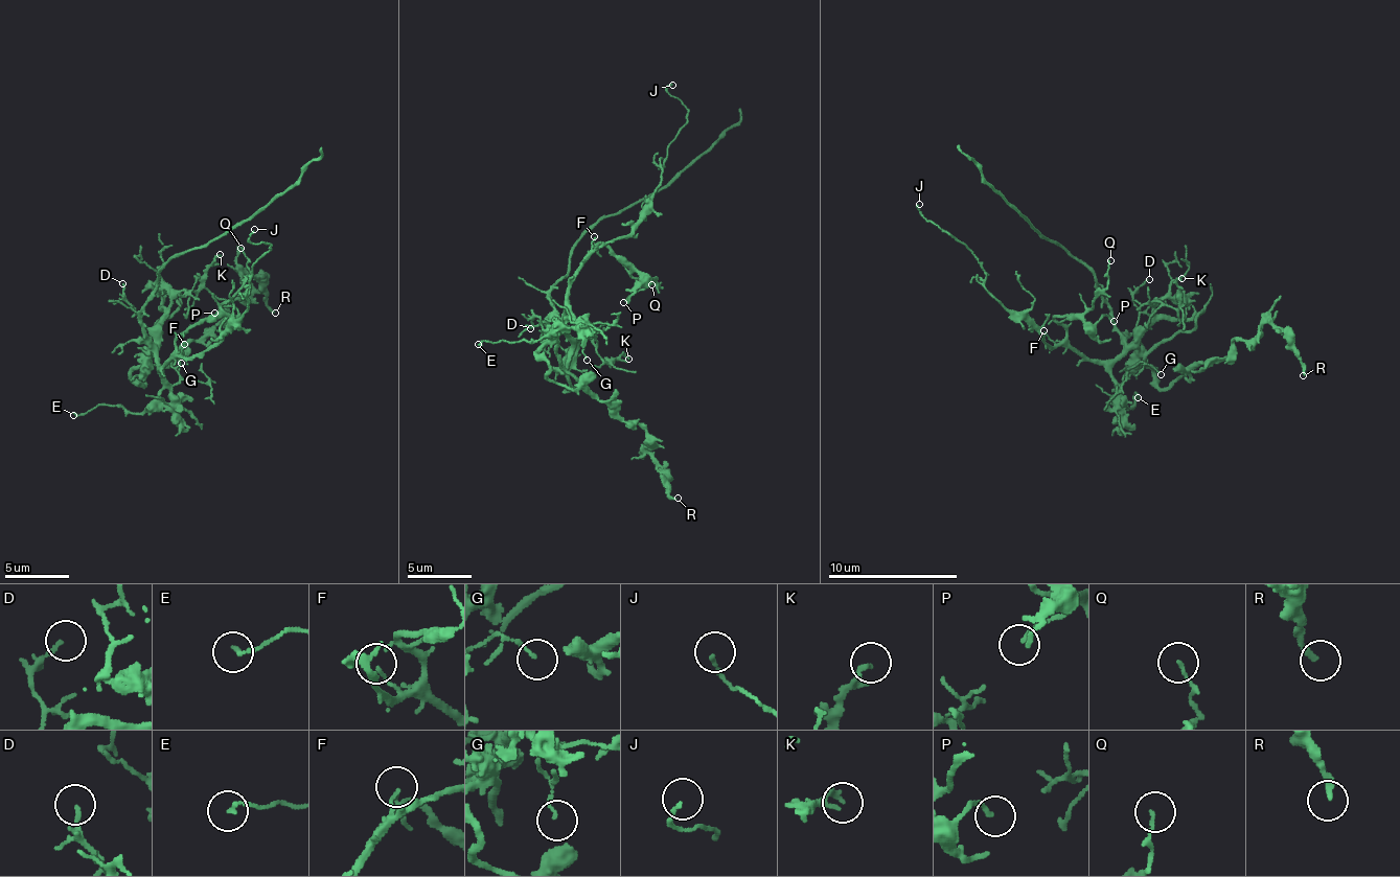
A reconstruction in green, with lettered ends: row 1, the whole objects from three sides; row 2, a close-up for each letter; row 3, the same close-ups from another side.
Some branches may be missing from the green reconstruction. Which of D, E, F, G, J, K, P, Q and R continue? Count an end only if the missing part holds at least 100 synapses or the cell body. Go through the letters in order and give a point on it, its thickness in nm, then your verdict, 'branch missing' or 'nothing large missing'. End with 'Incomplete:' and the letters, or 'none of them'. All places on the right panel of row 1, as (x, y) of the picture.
D: (1149, 279) | 140 nm | nothing large missing
E: (1138, 397) | 140 nm | nothing large missing
F: (1043, 330) | 100 nm | nothing large missing
G: (1161, 374) | 90 nm | nothing large missing
J: (919, 204) | 120 nm | nothing large missing
K: (1182, 278) | 190 nm | nothing large missing
P: (1114, 321) | 130 nm | nothing large missing
Q: (1110, 260) | 110 nm | nothing large missing
R: (1303, 375) | 180 nm | nothing large missing
Incomplete: none of them

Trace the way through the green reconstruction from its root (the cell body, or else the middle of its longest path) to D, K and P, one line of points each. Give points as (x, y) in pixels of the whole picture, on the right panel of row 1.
D: (1119, 336), (1129, 342), (1139, 339), (1139, 307), (1132, 296), (1149, 279)
K: (1119, 336), (1129, 342), (1135, 340), (1157, 301), (1164, 305), (1179, 305), (1175, 283), (1182, 278)
P: (1119, 336), (1122, 348), (1112, 360), (1089, 360), (1056, 318), (1091, 325), (1104, 314), (1114, 321)

